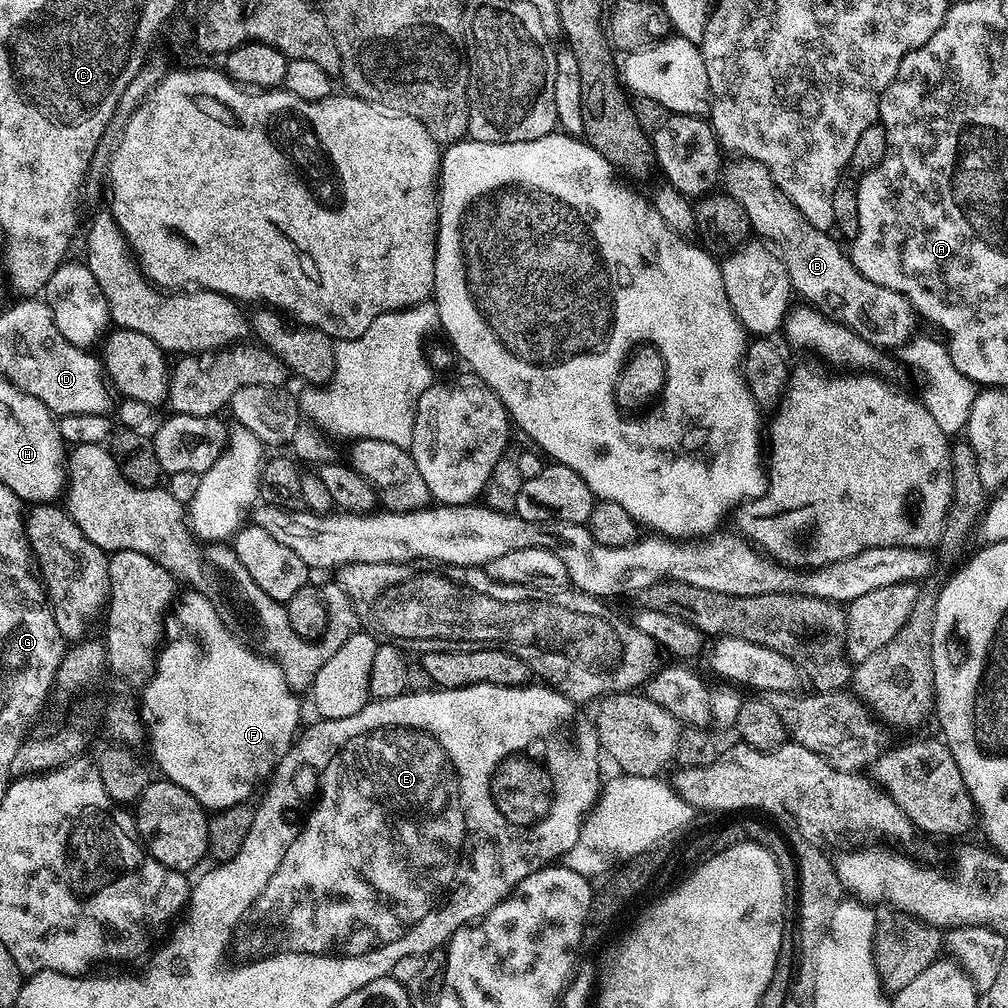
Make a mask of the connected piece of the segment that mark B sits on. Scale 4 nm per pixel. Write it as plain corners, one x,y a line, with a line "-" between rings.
732,158
729,164
727,161
722,168
722,188
723,191
730,194
730,198
734,198
734,202
738,202
738,206
742,206
742,210
746,210
751,231
755,235
757,232
760,235
757,237
767,241
778,253
792,283
793,293
797,297
802,296
806,299
803,301
806,301
811,307
819,308
822,315
829,316
831,320
837,320
842,326
846,326
851,332
856,332
866,342
870,342
878,349
899,350
913,339
914,333
917,331
915,328
918,316
912,303
902,294
898,294
886,286
878,286
878,282
870,282
870,278
863,276
852,264
849,253
845,249
843,252
831,240
831,235
828,232
818,230
818,226
810,226
810,222
806,222
806,218
800,213
798,206
794,206
794,202
790,202
790,198
786,198
786,194
782,194
782,190
774,182
770,170
766,170
766,166
762,166
762,162
743,158

